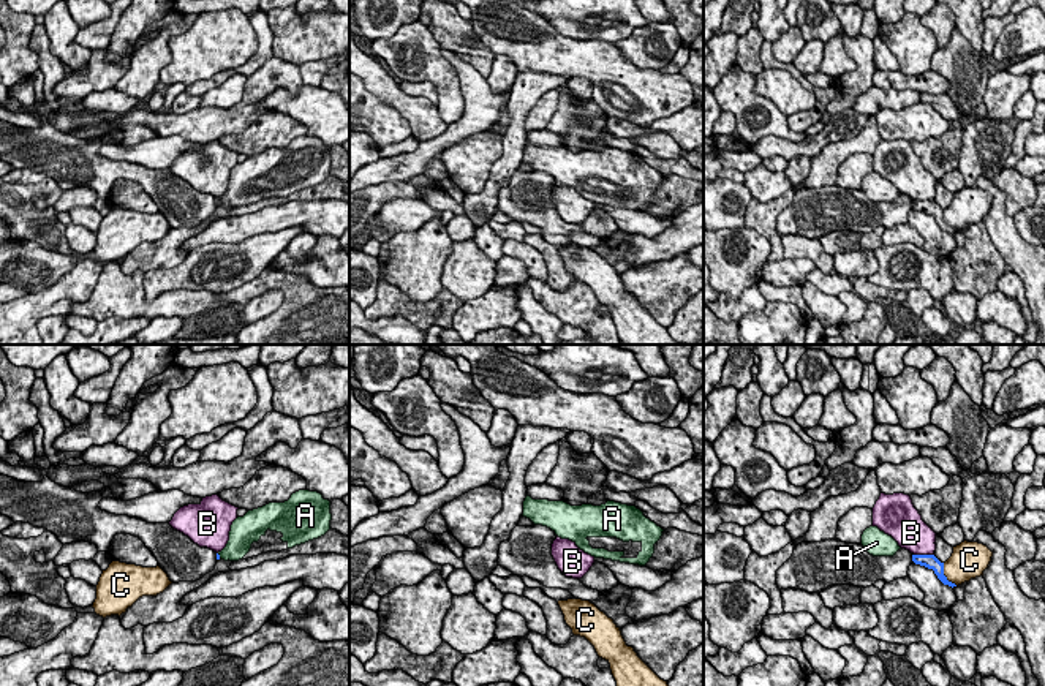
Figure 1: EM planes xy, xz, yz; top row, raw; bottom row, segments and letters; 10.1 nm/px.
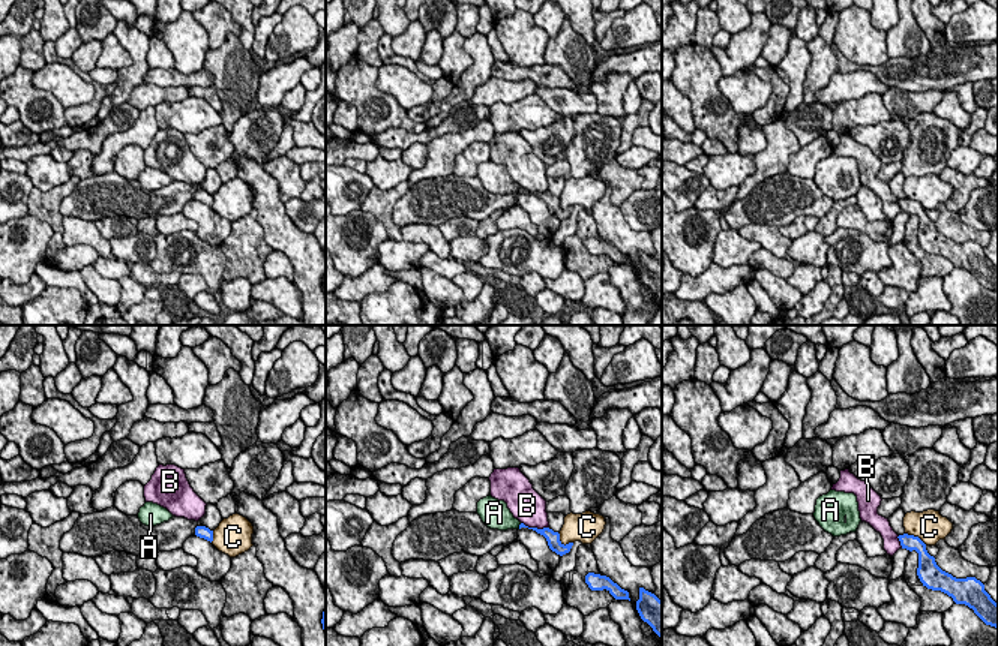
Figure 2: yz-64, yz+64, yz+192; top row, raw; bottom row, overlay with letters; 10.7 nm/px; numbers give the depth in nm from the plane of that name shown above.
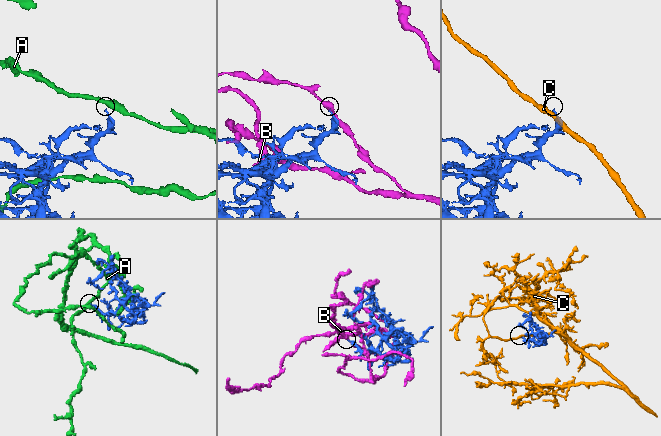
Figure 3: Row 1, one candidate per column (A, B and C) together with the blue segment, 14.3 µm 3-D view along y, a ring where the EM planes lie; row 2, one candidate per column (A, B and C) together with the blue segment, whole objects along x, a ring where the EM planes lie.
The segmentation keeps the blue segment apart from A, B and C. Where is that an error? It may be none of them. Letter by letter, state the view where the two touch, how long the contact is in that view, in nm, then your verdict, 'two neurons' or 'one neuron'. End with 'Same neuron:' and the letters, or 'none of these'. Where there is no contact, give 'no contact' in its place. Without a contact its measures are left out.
A: xy | 60 nm | two neurons
B: yz | 200 nm | two neurons
C: yz | 280 nm | two neurons
Same neuron: none of these

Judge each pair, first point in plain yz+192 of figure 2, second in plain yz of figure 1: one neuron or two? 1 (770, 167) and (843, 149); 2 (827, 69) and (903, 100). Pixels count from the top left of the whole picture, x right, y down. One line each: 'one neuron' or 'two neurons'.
1: one neuron
2: two neurons

